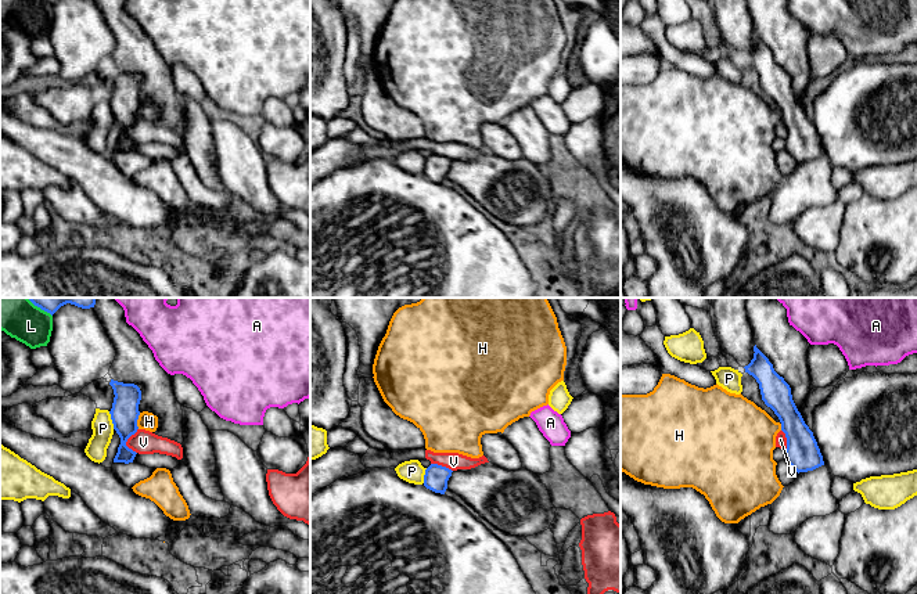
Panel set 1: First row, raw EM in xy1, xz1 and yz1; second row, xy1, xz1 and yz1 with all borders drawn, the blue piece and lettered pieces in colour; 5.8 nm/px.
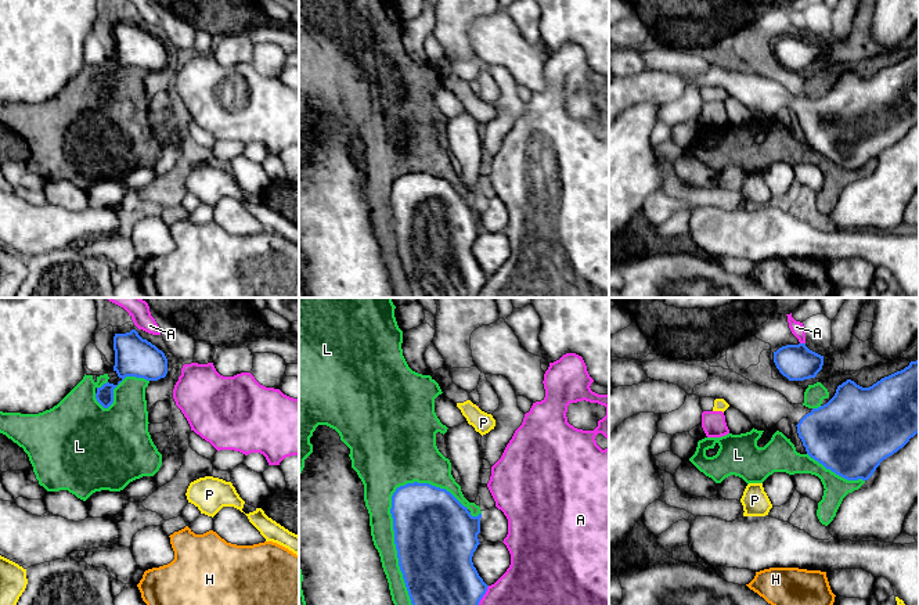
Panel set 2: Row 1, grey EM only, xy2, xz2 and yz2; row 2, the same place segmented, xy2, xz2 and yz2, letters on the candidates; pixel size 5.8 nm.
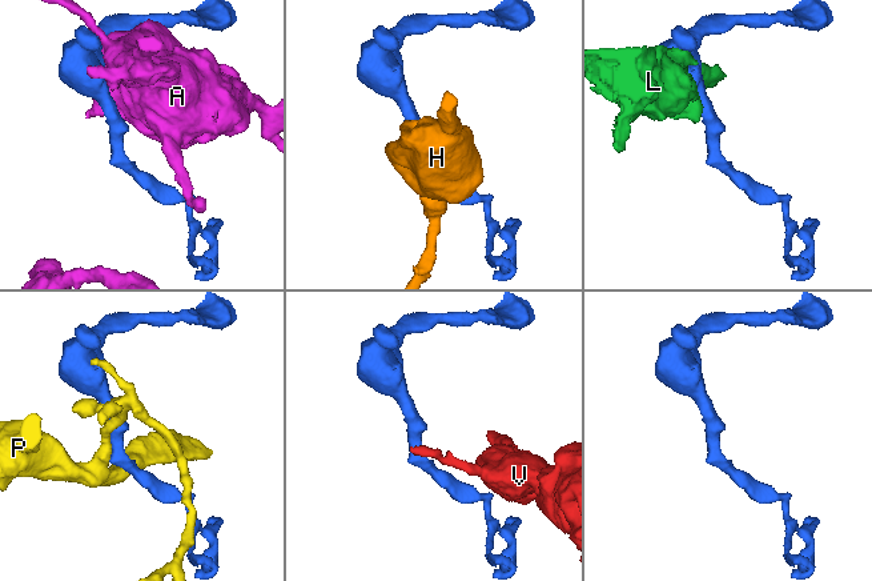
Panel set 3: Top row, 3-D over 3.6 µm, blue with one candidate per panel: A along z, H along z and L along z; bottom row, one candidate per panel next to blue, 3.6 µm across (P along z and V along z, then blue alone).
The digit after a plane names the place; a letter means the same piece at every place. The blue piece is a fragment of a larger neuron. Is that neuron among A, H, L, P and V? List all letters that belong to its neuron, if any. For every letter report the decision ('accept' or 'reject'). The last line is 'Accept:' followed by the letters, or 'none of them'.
A: reject
H: reject
L: reject
P: reject
V: reject
Accept: none of them

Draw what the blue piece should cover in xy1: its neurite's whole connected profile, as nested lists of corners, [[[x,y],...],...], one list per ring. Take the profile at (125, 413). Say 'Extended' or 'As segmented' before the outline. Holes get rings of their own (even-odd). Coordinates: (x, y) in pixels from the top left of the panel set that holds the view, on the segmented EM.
As segmented. [[[111,379],[109,385],[114,389],[114,403],[109,411],[114,429],[121,438],[121,444],[114,462],[133,462],[136,451],[126,446],[127,439],[139,429],[137,420],[140,415],[139,404],[141,400],[141,390],[134,384],[123,384]]]

